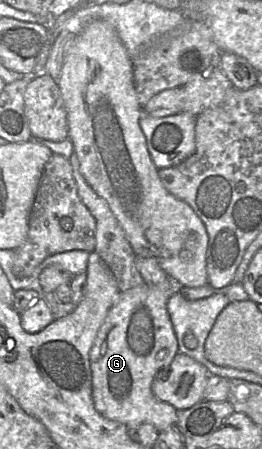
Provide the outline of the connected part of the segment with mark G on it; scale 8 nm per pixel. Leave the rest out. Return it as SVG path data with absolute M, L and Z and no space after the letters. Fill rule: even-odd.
M143 283L119 293L100 327L90 351L92 373L92 398L95 409L105 418L120 422L129 427L148 423L160 433L167 428L176 427L178 410L160 401L152 392L152 383L158 372L169 366L178 353L178 342L171 323L167 301L175 289L162 289Z

